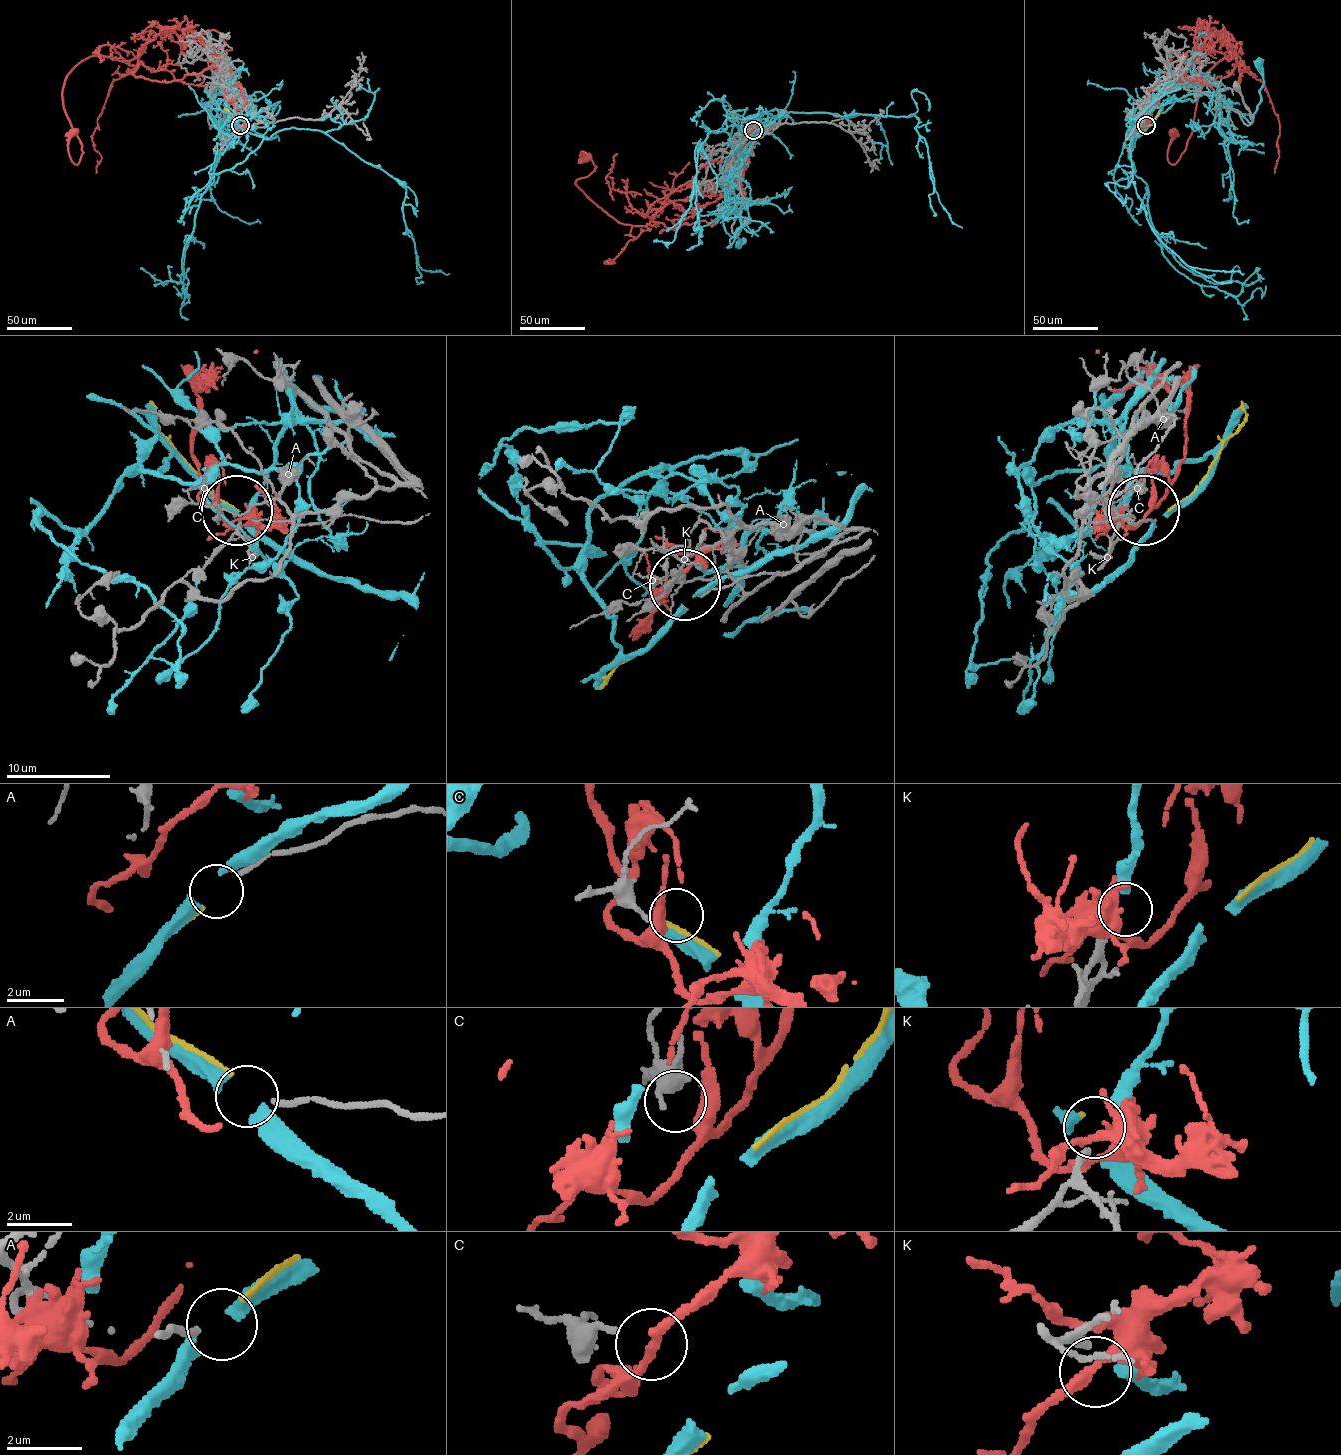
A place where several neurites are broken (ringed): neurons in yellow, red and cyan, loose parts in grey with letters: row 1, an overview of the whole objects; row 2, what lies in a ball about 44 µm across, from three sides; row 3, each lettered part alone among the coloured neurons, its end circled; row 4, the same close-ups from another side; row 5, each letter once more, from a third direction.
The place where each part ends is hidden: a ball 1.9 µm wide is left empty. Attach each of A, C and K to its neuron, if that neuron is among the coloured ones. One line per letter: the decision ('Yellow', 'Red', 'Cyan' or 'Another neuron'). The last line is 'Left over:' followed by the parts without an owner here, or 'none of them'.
A: Yellow
C: Another neuron
K: Cyan
Left over: C

